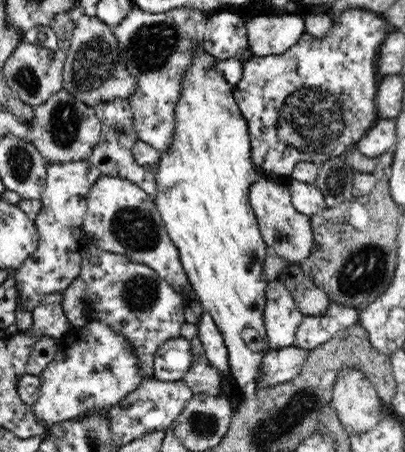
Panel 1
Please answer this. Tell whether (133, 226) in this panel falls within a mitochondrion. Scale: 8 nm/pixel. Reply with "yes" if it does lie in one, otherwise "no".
yes

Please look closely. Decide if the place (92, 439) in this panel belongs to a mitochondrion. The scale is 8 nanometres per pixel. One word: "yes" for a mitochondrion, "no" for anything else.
yes

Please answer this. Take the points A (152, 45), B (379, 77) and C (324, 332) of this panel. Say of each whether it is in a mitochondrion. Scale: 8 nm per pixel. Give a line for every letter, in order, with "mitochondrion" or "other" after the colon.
A: mitochondrion
B: other
C: other

